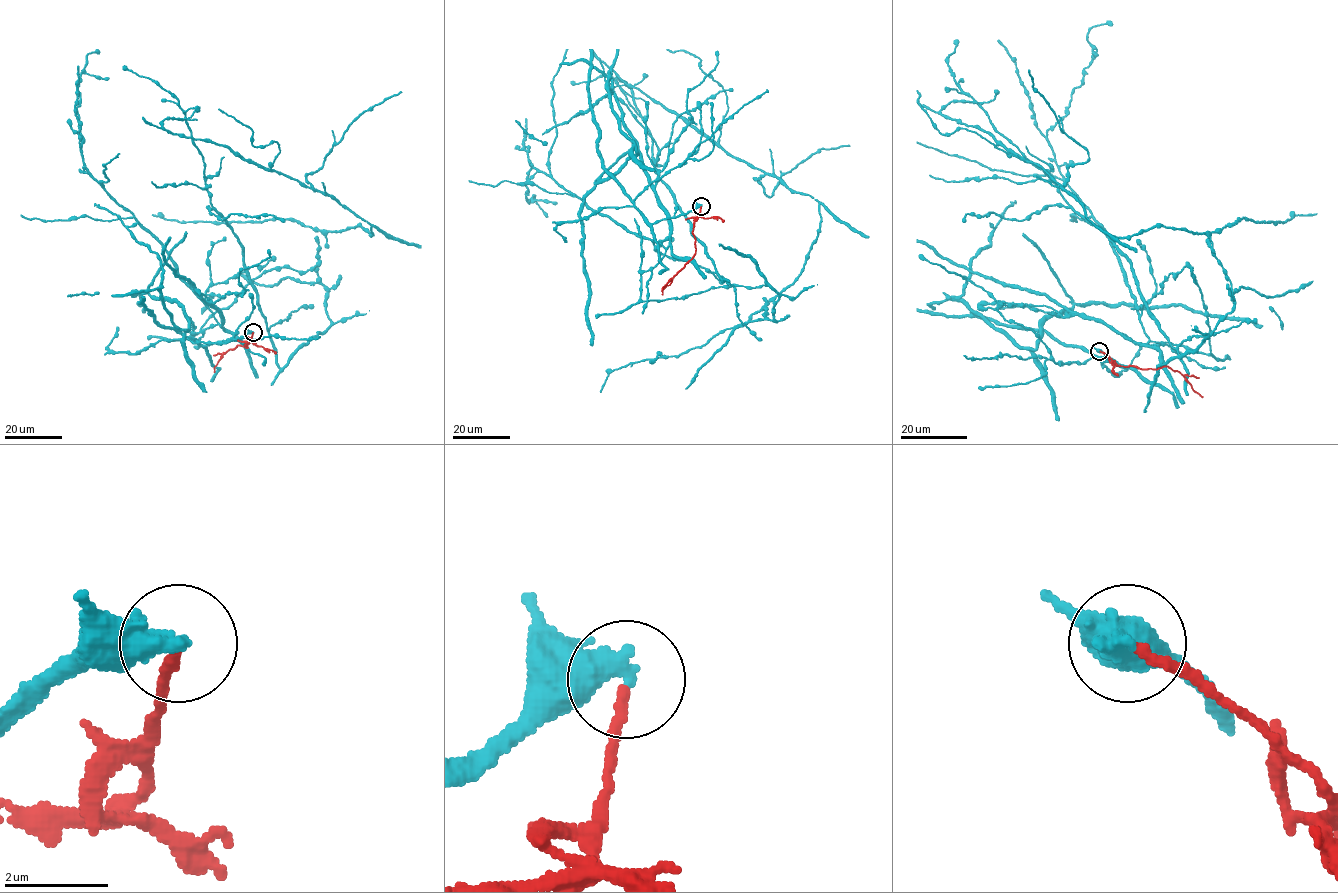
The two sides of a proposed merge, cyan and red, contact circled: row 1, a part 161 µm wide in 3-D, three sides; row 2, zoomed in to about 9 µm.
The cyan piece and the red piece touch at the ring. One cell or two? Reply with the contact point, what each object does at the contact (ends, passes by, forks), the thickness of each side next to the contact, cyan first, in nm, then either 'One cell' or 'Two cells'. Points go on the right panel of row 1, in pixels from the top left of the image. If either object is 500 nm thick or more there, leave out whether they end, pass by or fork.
Place: (1099, 351). Thickness 500 nm (cyan) against 200 nm. Two cells

